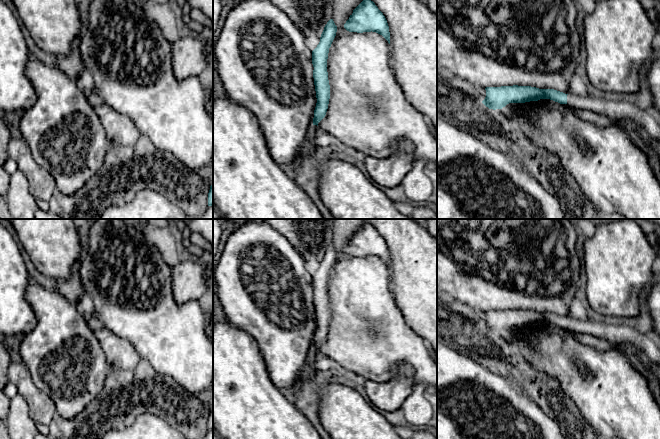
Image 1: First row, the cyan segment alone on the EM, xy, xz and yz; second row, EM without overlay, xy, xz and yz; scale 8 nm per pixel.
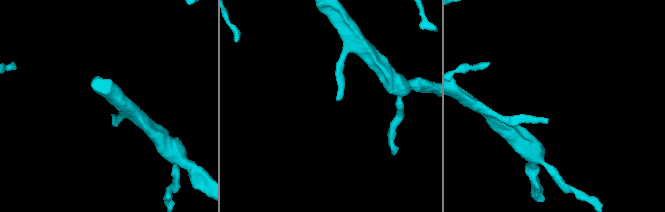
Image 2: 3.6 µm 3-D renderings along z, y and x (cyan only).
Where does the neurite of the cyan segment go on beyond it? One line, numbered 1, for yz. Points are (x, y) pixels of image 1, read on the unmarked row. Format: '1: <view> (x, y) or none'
1: yz (616, 334)

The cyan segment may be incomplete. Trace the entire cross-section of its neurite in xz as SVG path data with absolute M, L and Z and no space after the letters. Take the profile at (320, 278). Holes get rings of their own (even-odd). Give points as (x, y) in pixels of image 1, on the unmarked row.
M330 243L324 251L319 268L312 275L313 302L317 322L312 350L314 355L322 355L318 347L325 341L328 333L330 309L327 296L327 283L329 272L336 260L336 256L337 250L333 243Z

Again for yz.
M531 310L486 311L486 321L482 327L489 333L502 333L509 327L525 327L550 323L567 328L574 333L589 334L603 338L612 344L628 343L640 348L651 362L660 365L660 347L654 337L649 337L625 324L609 322L580 321L573 317L565 318L554 313L539 313Z

